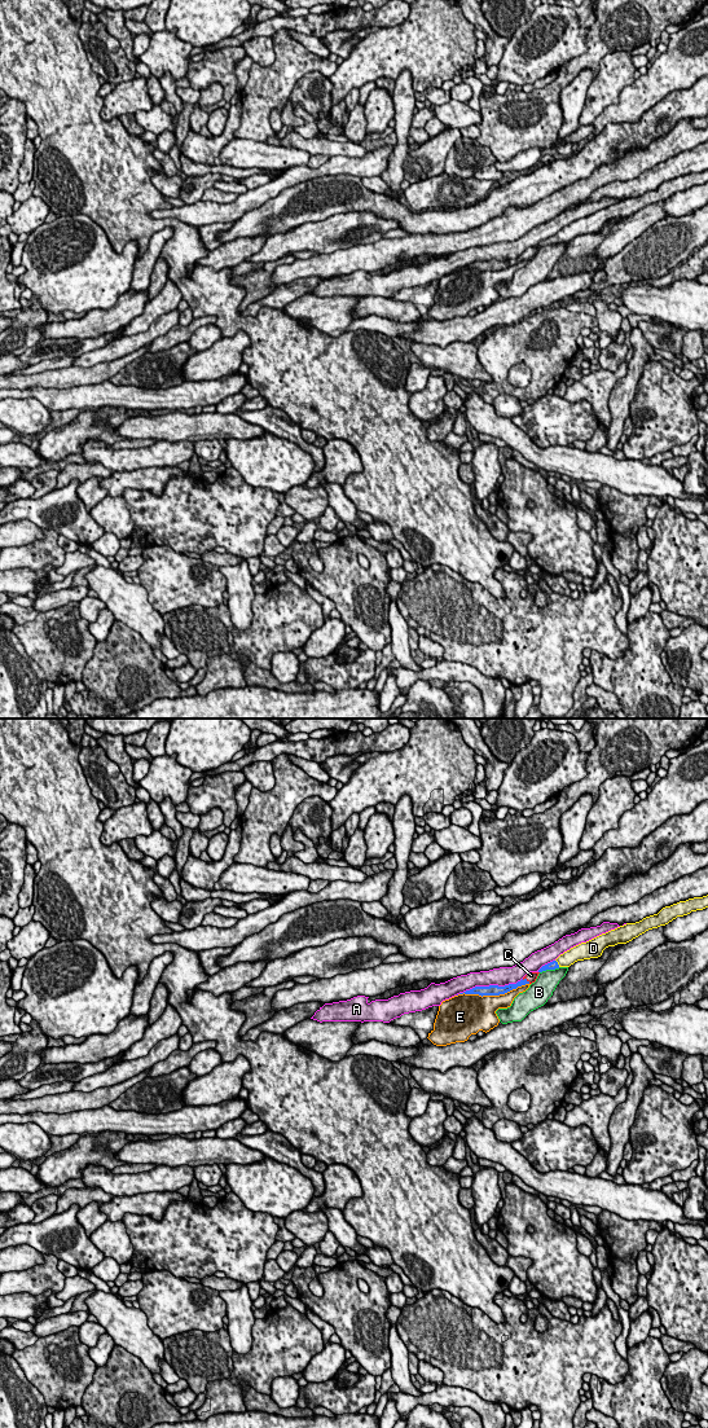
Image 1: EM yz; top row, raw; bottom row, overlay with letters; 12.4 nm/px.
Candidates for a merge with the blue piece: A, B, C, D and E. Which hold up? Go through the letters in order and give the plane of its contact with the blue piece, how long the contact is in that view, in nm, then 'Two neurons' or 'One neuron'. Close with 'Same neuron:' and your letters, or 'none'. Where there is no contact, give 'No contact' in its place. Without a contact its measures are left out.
A: Touches blue in yz. Shared border 850 nm. Two neurons
B: Touches blue in yz. Shared border 260 nm. Two neurons
C: Touches blue in yz. Shared border 120 nm. One neuron
D: Touches blue in yz. Shared border 110 nm. One neuron
E: Touches blue in yz. Shared border 900 nm. Two neurons
Same neuron: C, D

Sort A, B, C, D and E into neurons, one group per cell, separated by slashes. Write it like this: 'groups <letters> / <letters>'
groups A / B / C D / E

